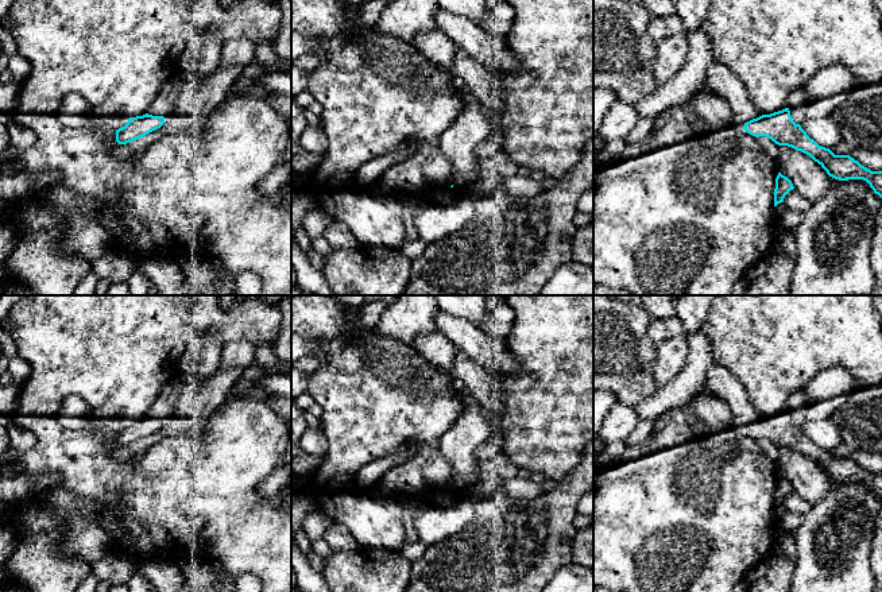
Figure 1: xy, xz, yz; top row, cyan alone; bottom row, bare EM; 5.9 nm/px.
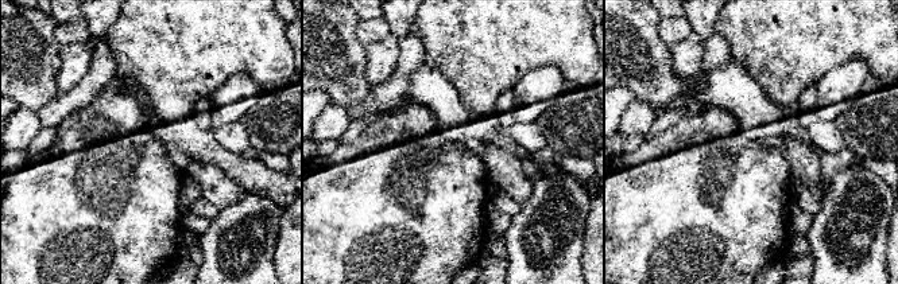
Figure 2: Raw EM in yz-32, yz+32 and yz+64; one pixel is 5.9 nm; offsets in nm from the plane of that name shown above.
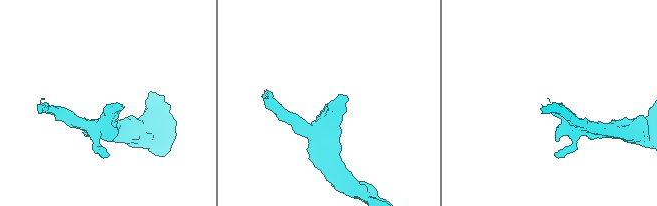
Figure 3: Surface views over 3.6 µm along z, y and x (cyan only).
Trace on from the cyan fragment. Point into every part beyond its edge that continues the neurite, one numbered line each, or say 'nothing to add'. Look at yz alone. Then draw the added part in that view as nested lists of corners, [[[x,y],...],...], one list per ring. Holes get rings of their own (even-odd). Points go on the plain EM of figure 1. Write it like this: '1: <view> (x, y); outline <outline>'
1: yz (719, 380); outline [[[712,364],[705,375],[701,390],[724,399],[734,417],[734,425],[747,425],[761,418],[751,405],[746,387],[726,367]]]

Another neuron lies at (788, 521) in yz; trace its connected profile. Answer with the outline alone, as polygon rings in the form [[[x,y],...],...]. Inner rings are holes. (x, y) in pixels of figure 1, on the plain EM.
[[[784,504],[774,508],[774,523],[781,530],[794,534],[801,526],[804,515],[788,510]]]

